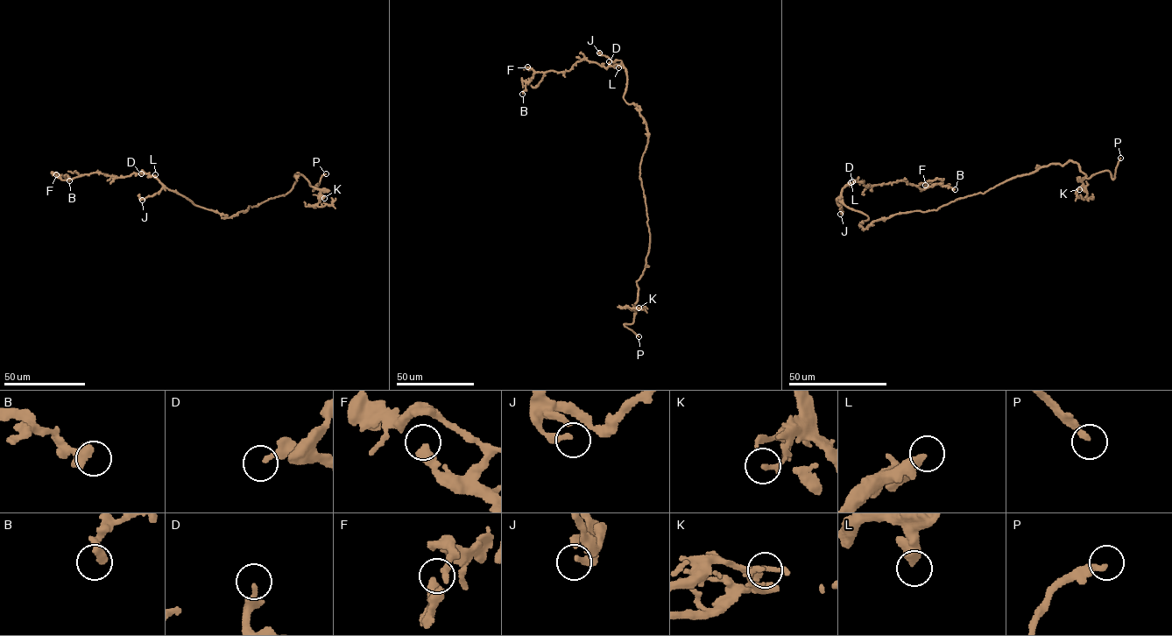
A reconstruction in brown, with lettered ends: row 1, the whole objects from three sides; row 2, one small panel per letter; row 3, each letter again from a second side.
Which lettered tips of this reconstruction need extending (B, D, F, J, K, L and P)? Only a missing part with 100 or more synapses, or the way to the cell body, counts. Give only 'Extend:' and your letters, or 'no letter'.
Extend: P

